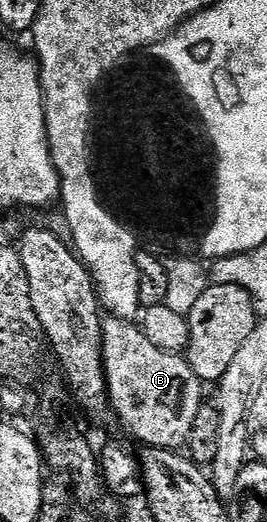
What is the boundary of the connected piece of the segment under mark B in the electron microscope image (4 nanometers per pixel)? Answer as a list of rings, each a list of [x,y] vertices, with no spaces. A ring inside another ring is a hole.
[[[112,317],[103,323],[103,356],[112,410],[129,426],[130,433],[142,439],[145,447],[182,450],[191,437],[196,413],[205,401],[205,385],[186,356],[151,345],[140,326]]]

